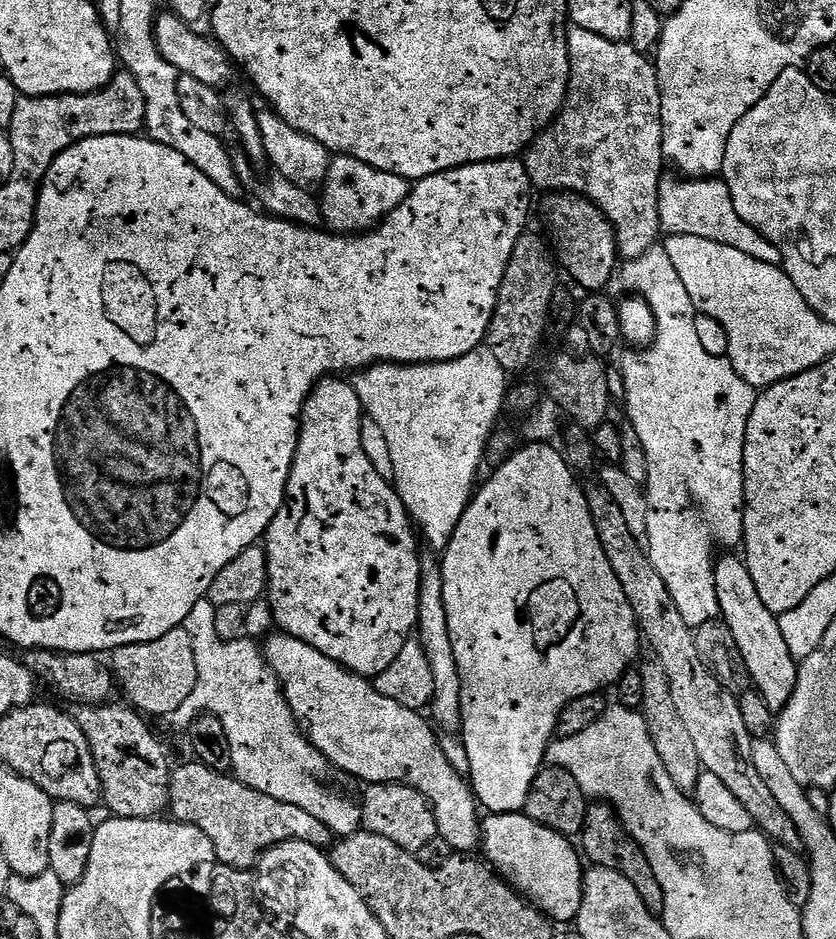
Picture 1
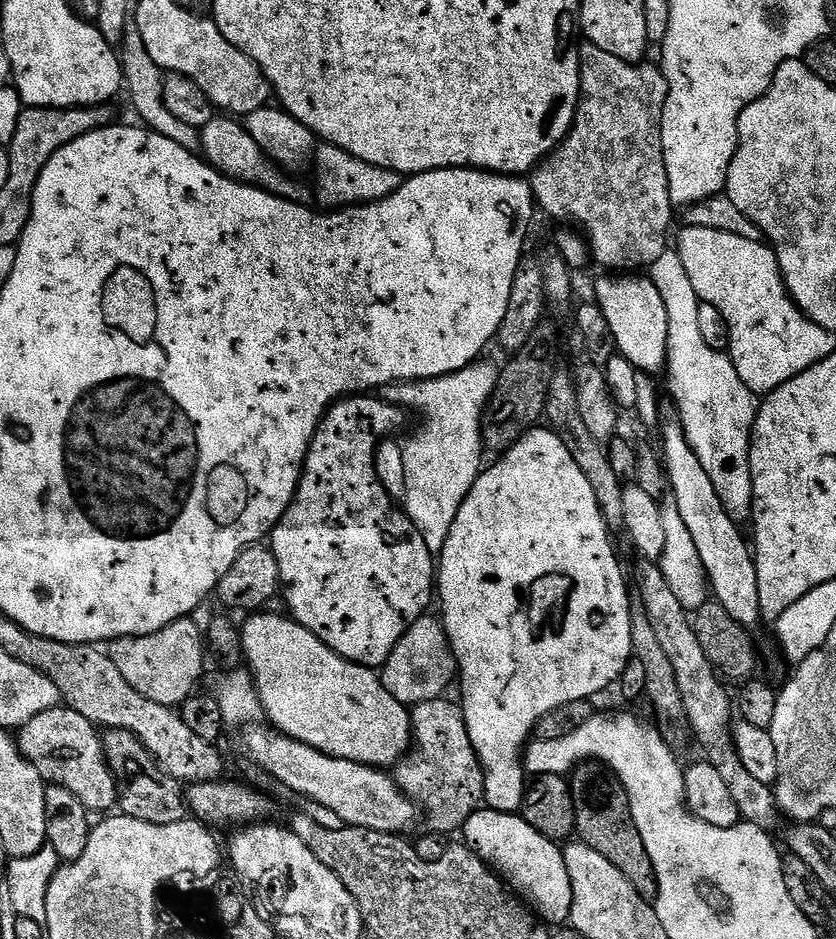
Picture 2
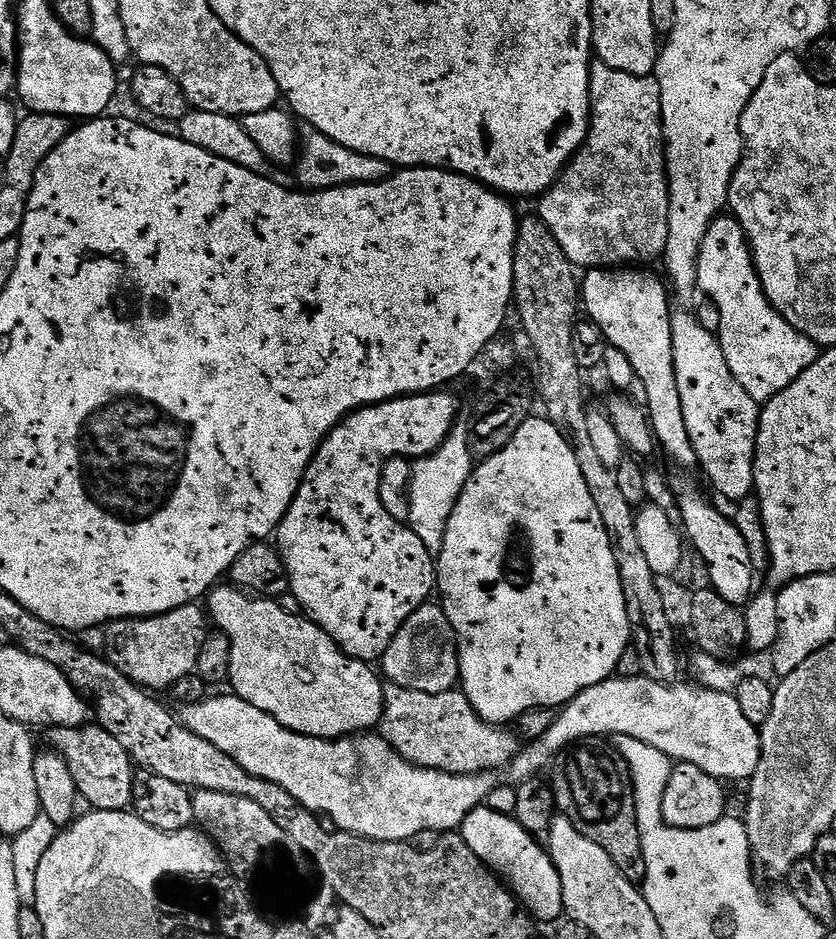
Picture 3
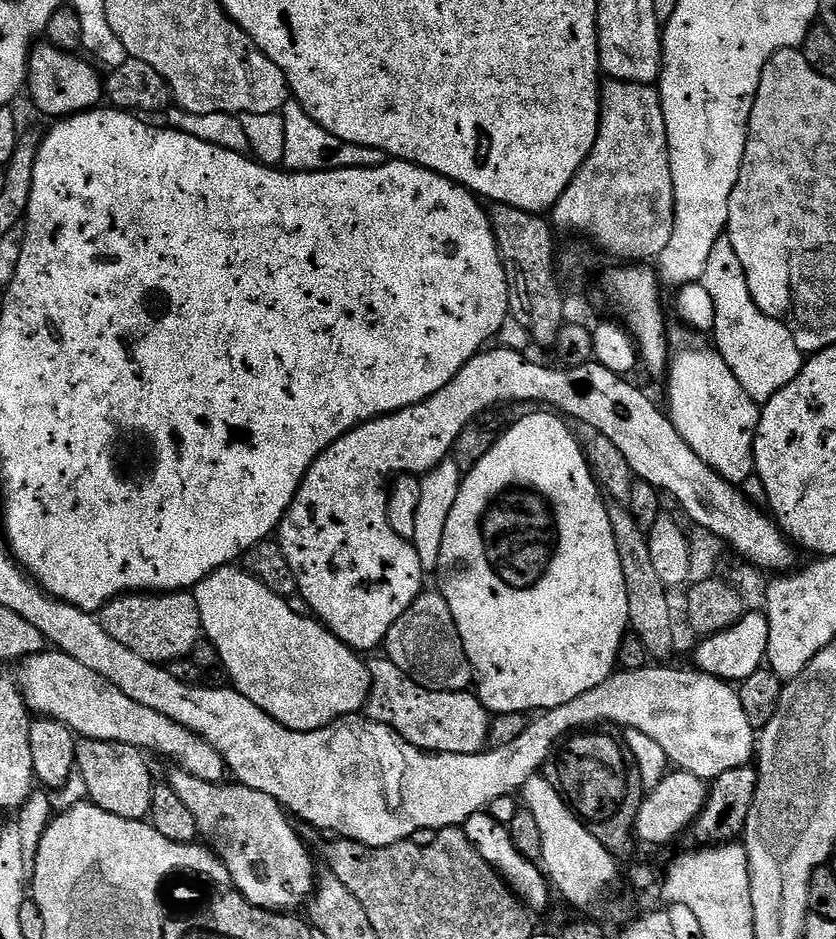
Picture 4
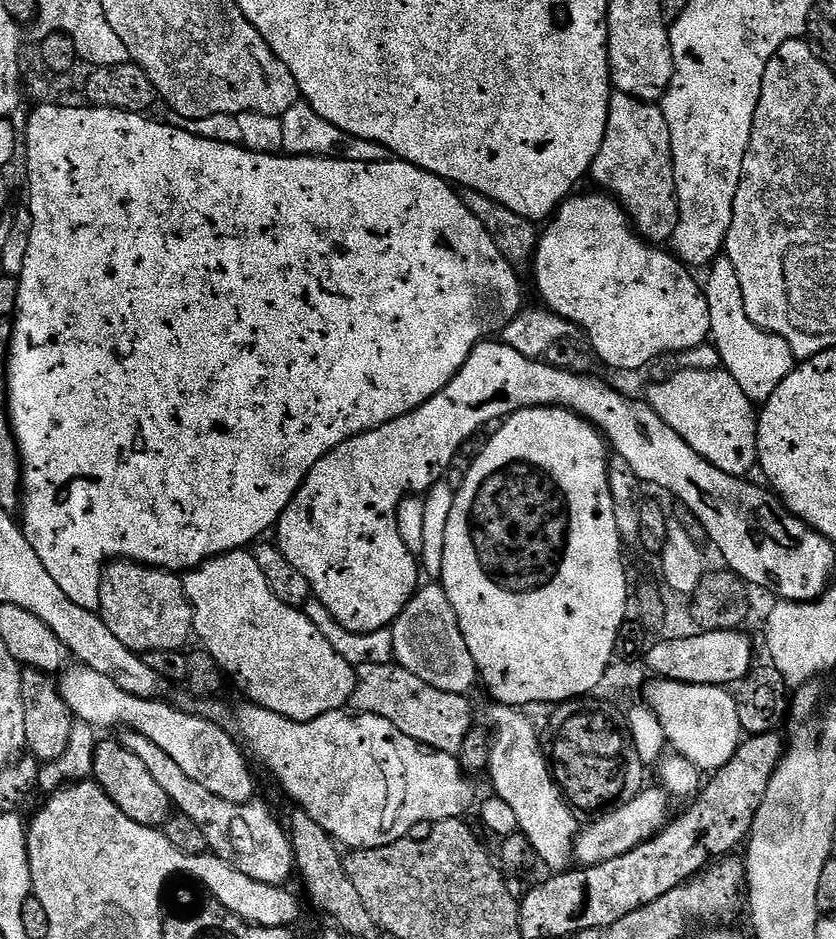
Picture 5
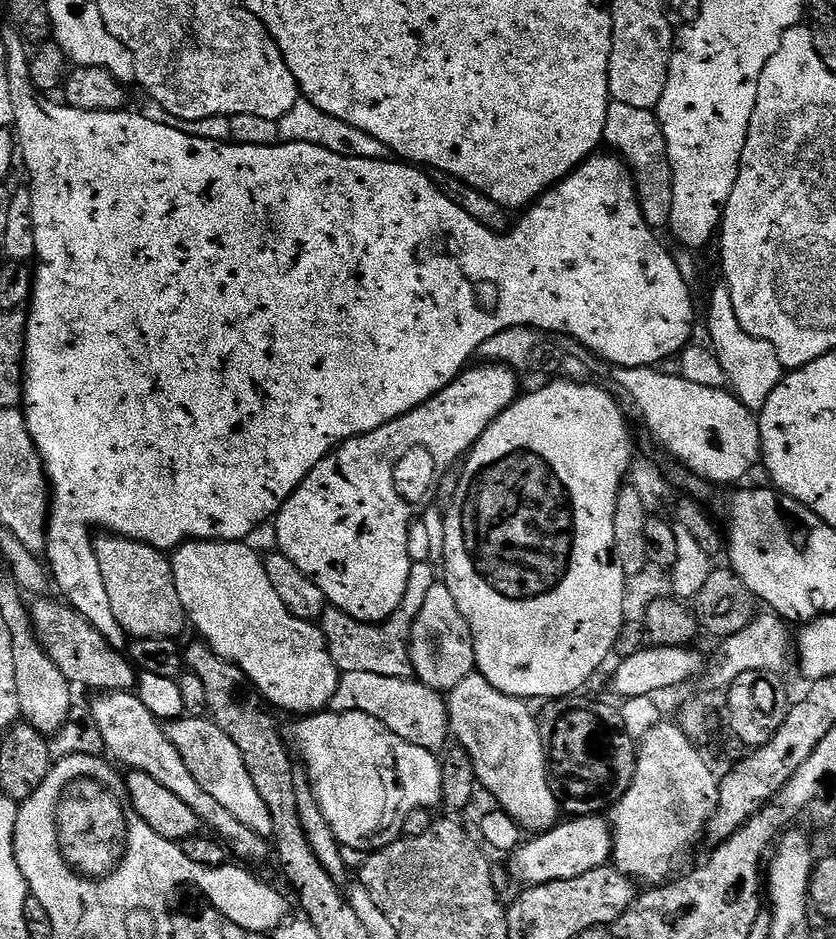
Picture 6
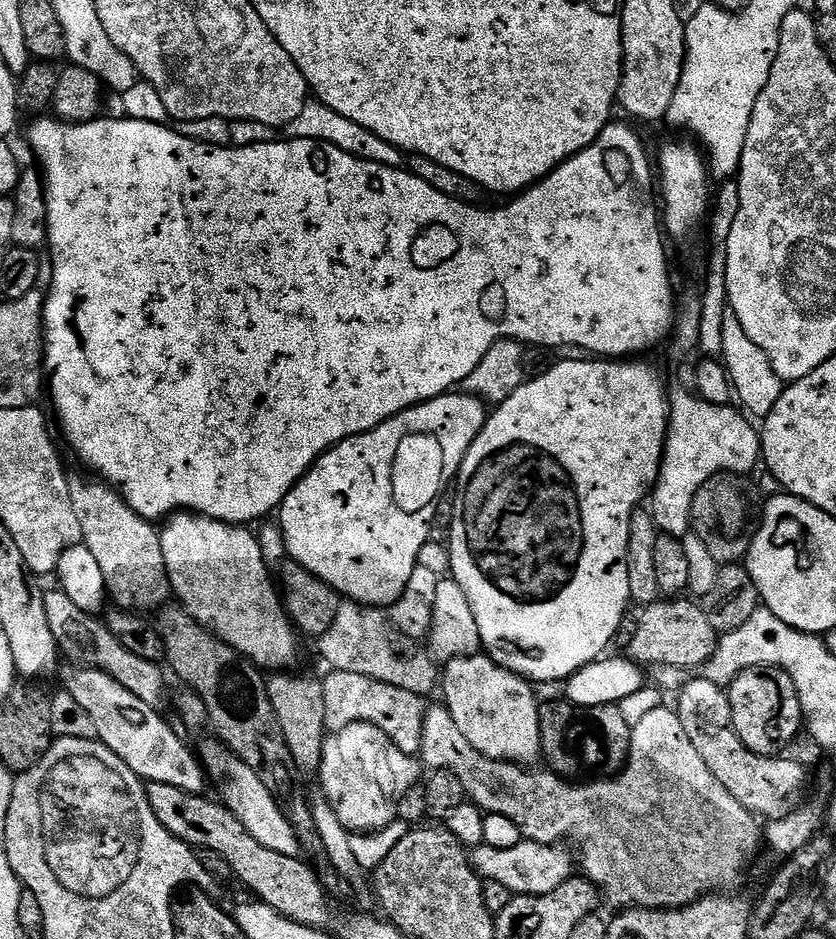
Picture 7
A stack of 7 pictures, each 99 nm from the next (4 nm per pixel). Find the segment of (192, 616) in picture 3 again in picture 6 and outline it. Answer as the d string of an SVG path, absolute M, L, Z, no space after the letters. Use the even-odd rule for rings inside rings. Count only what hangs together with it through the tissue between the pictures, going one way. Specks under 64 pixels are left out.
M123 534L97 535L94 547L96 565L102 570L102 586L106 586L106 598L116 619L116 628L139 640L179 637L179 632L186 628L186 617L182 598L178 598L171 559L151 543Z

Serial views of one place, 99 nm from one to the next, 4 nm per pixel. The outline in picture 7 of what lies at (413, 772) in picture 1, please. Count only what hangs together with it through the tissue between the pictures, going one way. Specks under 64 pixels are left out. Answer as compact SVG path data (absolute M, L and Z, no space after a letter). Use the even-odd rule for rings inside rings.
M177 510L163 521L162 527L159 529L160 545L162 546L162 558L166 558L166 570L168 571L168 583L171 591L174 593L175 599L179 601L182 607L191 614L204 628L208 629L213 636L220 637L225 644L229 644L236 652L244 657L245 661L251 662L261 670L288 670L292 663L296 660L296 654L300 650L300 644L296 641L298 637L297 629L288 614L284 610L284 601L278 591L277 585L274 583L274 576L270 573L270 566L264 560L264 555L260 549L260 541L255 531L249 530L247 527L239 524L227 524L221 520L215 520L209 516L198 516L195 512L187 510Z

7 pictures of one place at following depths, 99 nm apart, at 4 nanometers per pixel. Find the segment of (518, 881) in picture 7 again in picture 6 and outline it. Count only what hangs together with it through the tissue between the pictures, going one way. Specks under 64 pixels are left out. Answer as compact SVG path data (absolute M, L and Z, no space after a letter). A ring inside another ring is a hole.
M580 814L577 820L565 819L557 823L555 828L549 828L547 832L533 835L525 839L520 847L510 856L510 867L521 885L549 884L555 880L569 880L578 878L578 874L586 874L595 868L605 867L612 860L612 826L607 819L603 820L600 814Z

